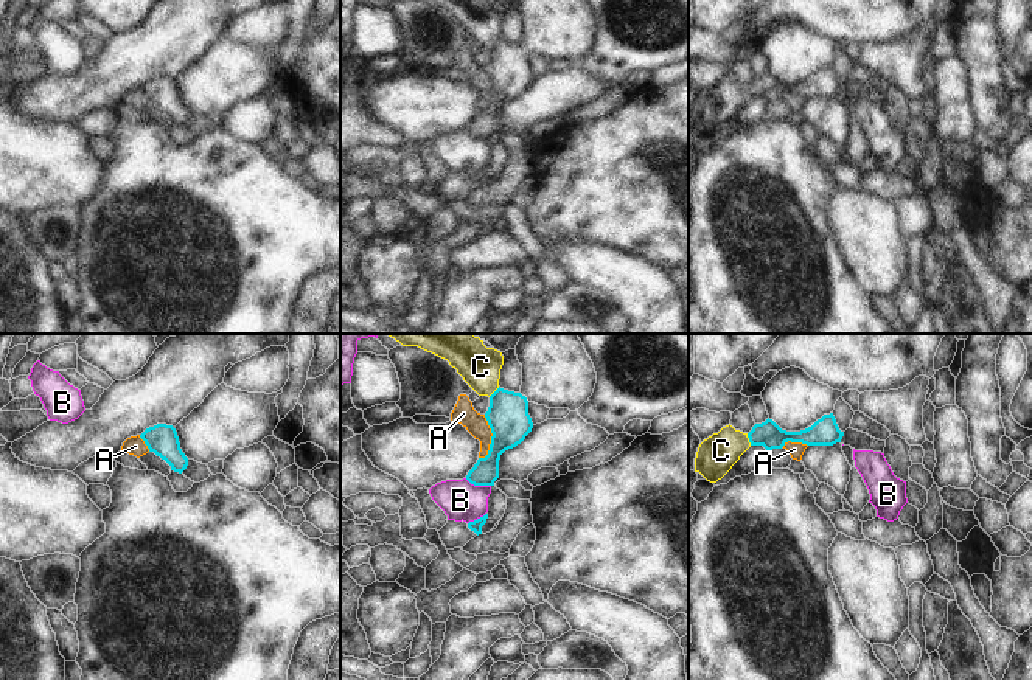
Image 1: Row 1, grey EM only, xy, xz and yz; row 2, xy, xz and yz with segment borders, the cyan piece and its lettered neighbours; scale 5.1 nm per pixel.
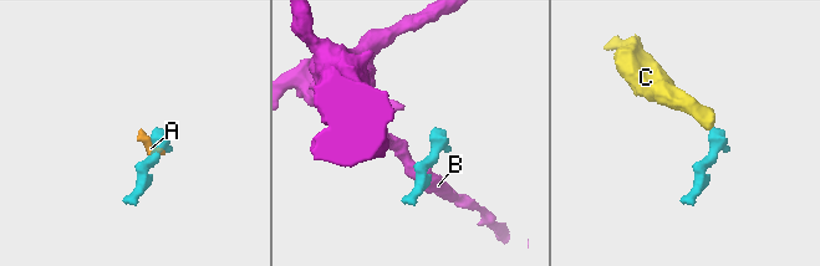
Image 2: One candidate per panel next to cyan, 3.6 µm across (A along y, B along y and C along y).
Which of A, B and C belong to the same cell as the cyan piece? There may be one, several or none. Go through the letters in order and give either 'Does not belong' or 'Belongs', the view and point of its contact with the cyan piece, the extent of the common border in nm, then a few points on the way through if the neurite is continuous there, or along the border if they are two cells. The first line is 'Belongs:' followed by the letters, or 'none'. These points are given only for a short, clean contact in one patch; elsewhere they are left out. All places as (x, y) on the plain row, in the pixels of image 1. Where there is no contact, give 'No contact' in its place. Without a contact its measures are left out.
Belongs: C
A: Does not belong. Touches cyan at xz (491, 90). Shared border 240 nm. Boundary: xz (484, 67), (491, 86), (491, 95), (488, 104), (479, 111)
B: Does not belong. Touches cyan at xz (477, 137). Shared border 140 nm. Boundary: xz (465, 131), (474, 137), (490, 138)
C: Belongs. Touches cyan at yz (749, 92). Shared border 70 nm. Path across: yz (768, 86), (749, 92), (728, 97), (715, 109).

